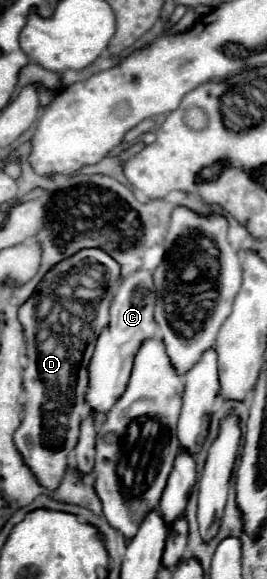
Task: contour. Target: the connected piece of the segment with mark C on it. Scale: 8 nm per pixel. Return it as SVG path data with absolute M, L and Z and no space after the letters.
M136 271L130 277L126 277L118 289L118 293L112 299L110 305L110 321L102 329L94 355L88 363L88 389L86 389L86 403L94 411L94 415L106 415L114 401L122 397L126 391L130 371L134 357L142 343L146 339L152 339L156 333L156 323L154 323L154 301L156 301L156 289L152 283L152 275L148 271Z

